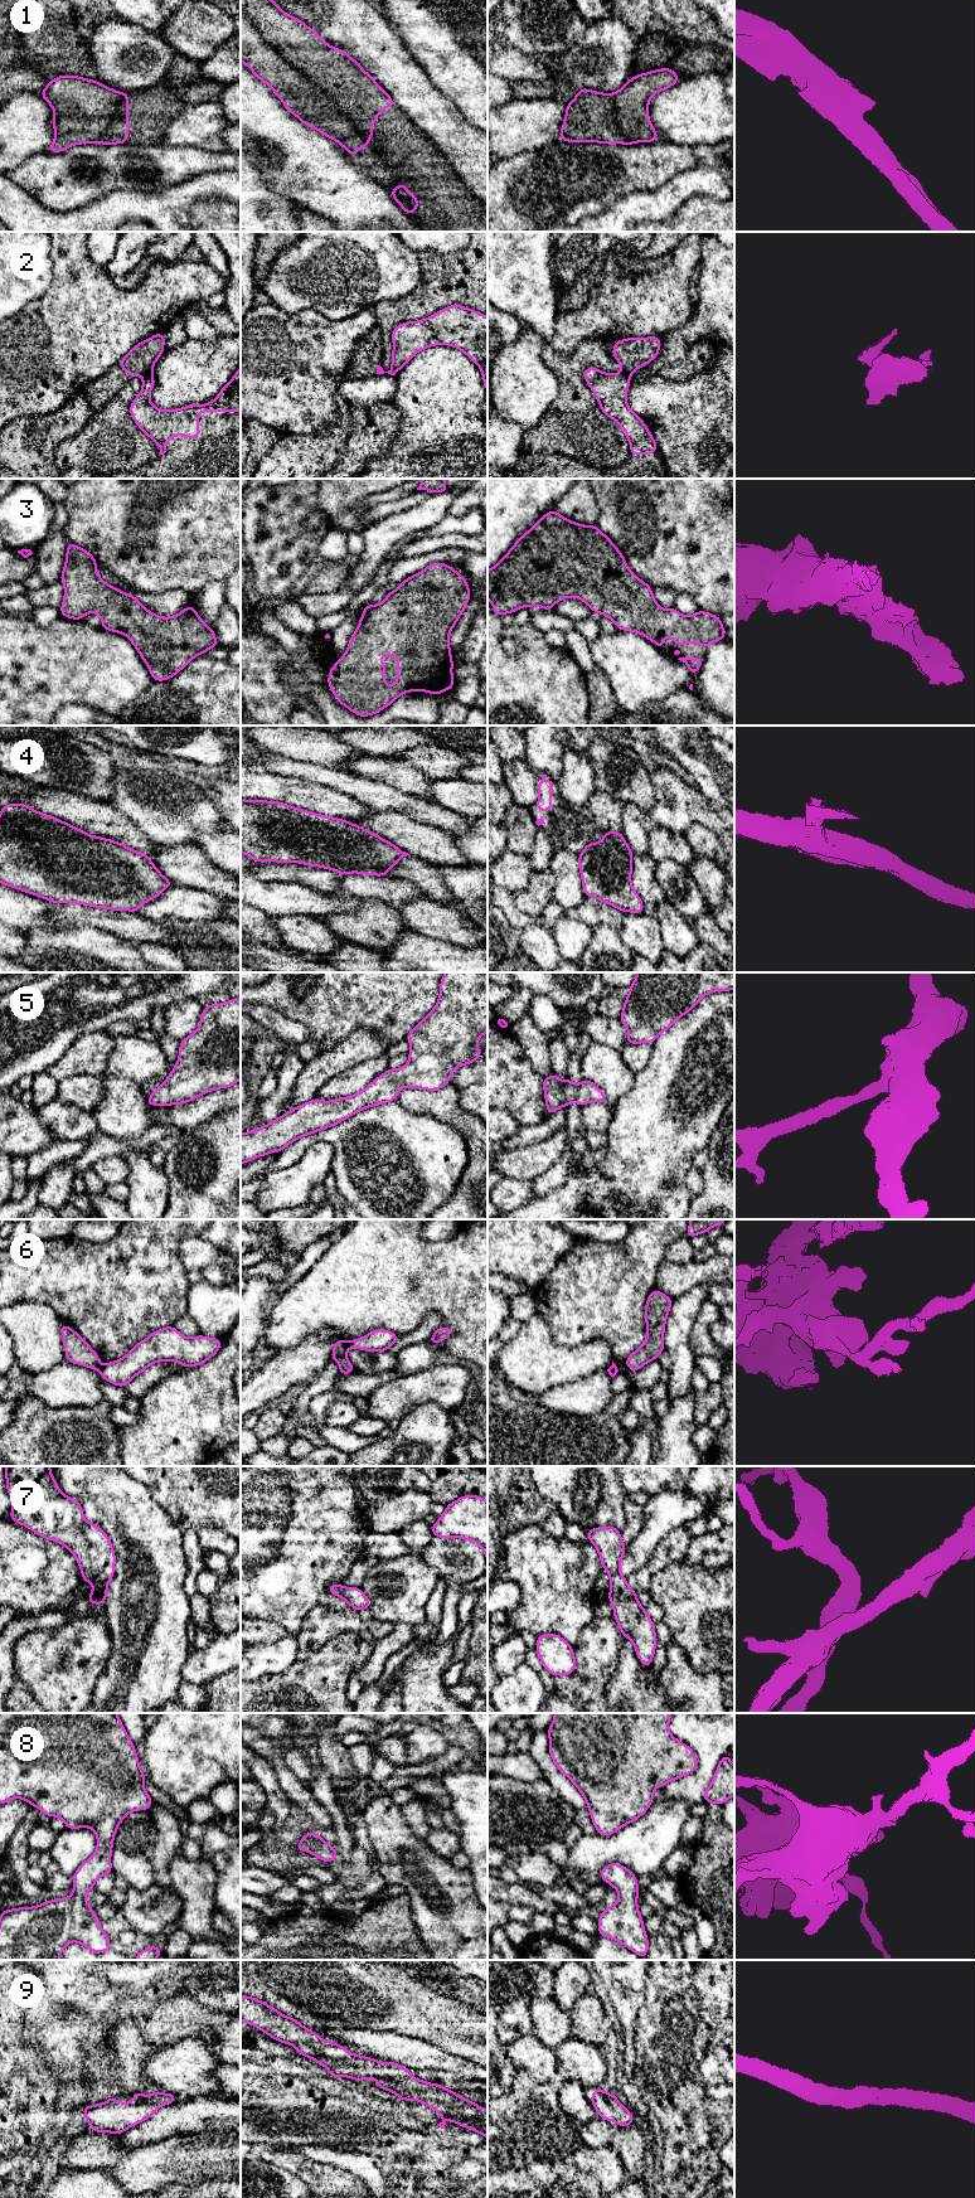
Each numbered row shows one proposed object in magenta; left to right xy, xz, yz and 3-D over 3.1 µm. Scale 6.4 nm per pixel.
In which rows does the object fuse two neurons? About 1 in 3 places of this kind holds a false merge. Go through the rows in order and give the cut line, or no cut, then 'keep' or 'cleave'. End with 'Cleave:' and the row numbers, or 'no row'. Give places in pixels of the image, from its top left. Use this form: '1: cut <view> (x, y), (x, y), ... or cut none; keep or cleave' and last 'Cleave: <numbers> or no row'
1: cut xz (241, 11), (270, 45), (333, 102), (355, 129), (355, 137); cleave
2: cut xy (151, 370), (144, 375); cleave
3: cut none; keep
4: cut none; keep
5: cut none; keep
6: cut xz (345, 1342), (348, 1348); cleave
7: cut none; keep
8: cut none; keep
9: cut none; keep
Cleave: 1, 2, 6

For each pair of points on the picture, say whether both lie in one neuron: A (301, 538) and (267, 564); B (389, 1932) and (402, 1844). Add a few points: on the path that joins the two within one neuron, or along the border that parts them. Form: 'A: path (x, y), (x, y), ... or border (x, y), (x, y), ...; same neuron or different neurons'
A: path (292, 544), (276, 559); same neuron
B: border (406, 1892), (413, 1922); different neurons

